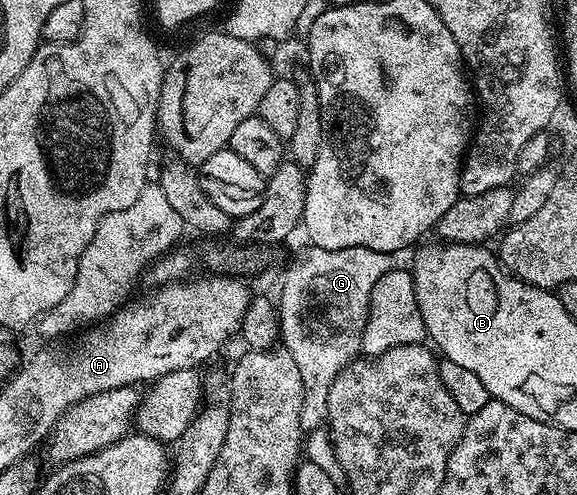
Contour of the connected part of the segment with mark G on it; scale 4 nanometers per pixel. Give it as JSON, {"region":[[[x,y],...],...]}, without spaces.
{"region":[[[313,245],[305,248],[285,274],[277,309],[280,339],[301,373],[301,426],[310,432],[327,421],[332,380],[362,349],[372,290],[377,280],[393,268],[393,260],[390,255],[371,248],[329,250]]]}

